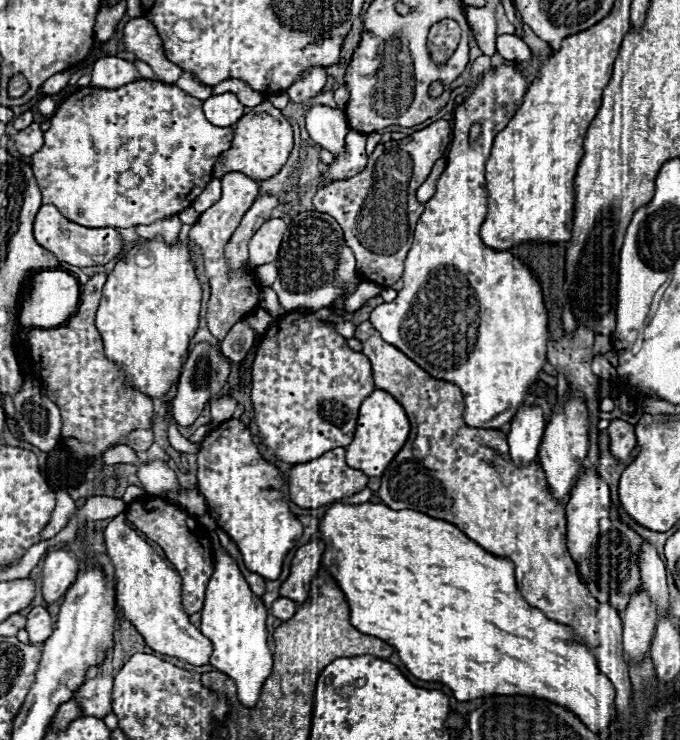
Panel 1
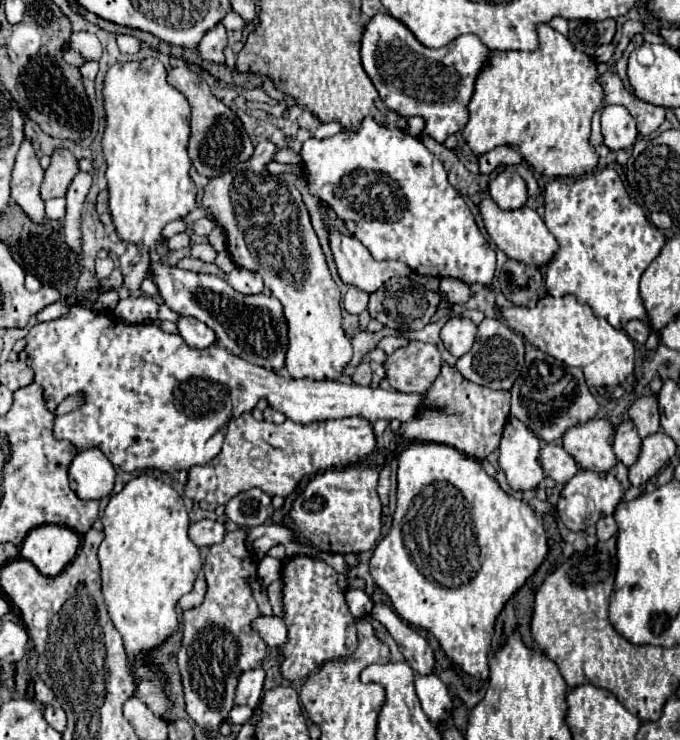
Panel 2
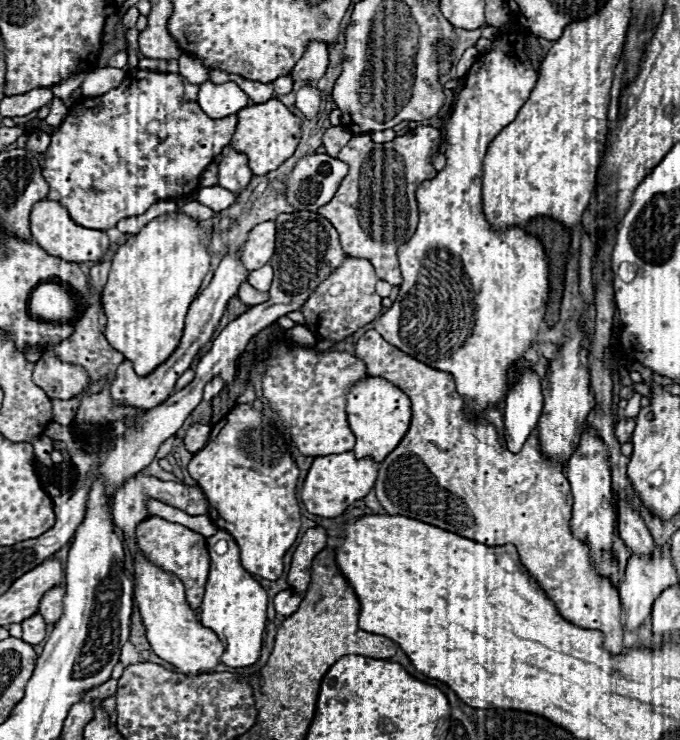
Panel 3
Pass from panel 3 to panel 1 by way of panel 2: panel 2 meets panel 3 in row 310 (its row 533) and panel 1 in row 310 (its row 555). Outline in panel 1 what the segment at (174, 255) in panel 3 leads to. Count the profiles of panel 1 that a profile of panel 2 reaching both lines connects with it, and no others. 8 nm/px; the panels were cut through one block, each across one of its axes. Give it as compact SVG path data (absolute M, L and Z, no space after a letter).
M160 236L134 246L108 274L102 296L106 300L100 302L96 314L96 328L104 338L106 356L126 372L134 388L140 388L150 398L164 396L172 382L178 378L182 370L182 356L186 354L188 344L198 330L202 288L196 276L196 262L192 260L188 246L180 242L174 242L170 246Z

